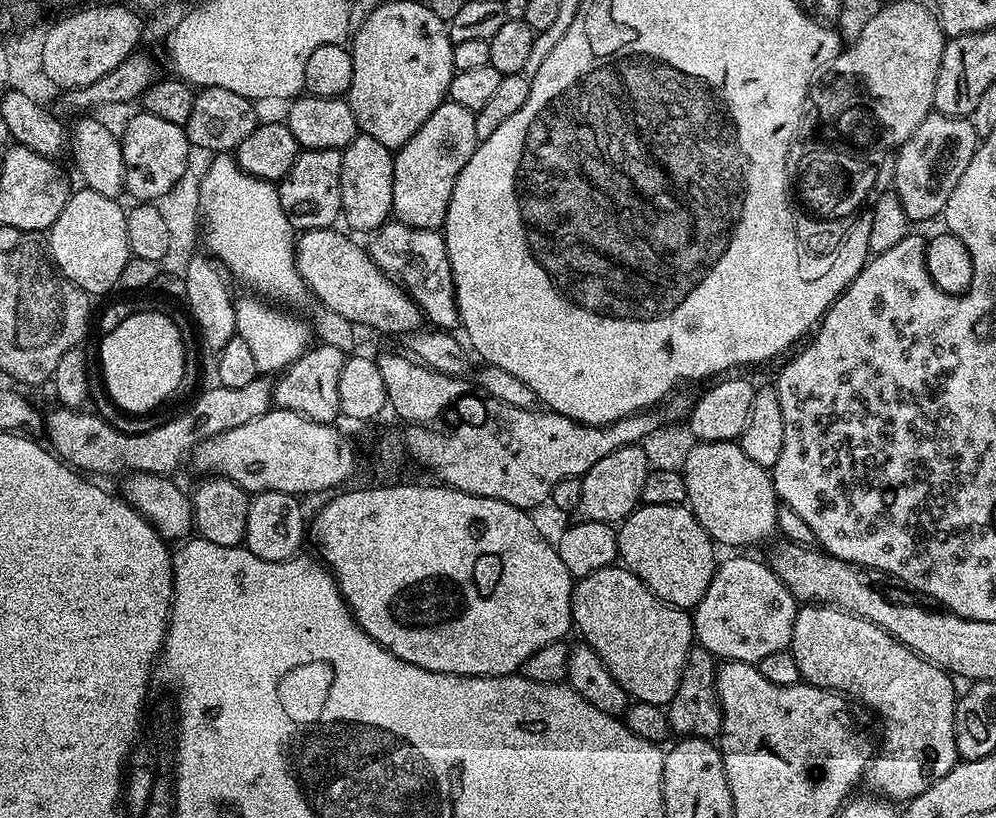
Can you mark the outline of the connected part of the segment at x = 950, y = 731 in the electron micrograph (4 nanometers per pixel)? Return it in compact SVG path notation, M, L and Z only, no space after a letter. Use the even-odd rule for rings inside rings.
M804 606L797 611L790 651L807 683L848 698L857 696L866 707L873 708L880 715L884 741L880 744L880 753L871 757L866 769L866 785L872 791L869 793L884 798L897 796L901 802L913 800L922 794L922 790L938 782L938 778L950 774L952 767L958 763L954 730L958 688L952 685L953 677L937 664L910 650L869 620L831 606Z

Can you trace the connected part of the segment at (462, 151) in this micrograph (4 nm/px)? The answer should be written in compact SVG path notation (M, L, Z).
M445 102L438 106L438 110L434 110L434 114L430 114L430 118L426 118L426 122L422 122L422 126L414 134L414 138L410 138L410 142L406 142L395 153L392 216L399 223L415 228L443 229L444 219L450 206L450 198L454 194L454 182L458 178L462 166L466 166L466 162L470 162L478 143L474 134L475 121L476 114L466 110L466 106Z

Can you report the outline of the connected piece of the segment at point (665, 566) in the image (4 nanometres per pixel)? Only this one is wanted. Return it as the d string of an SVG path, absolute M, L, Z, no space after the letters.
M641 503L627 518L619 521L616 532L618 560L629 572L633 572L660 600L676 608L695 609L716 573L718 563L717 545L692 515L692 509L683 503Z

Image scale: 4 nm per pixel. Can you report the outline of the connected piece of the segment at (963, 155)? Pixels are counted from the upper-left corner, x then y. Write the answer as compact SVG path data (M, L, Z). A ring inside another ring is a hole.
M933 110L929 116L922 122L922 126L918 126L918 130L914 130L914 134L910 134L910 138L906 138L906 142L899 145L896 156L896 173L893 174L892 180L894 191L898 202L902 204L902 210L908 215L909 221L916 220L932 220L941 215L944 207L947 205L947 199L954 191L959 178L966 171L966 166L970 166L970 158L974 158L978 147L978 137L971 119L962 116L944 116L941 112Z

